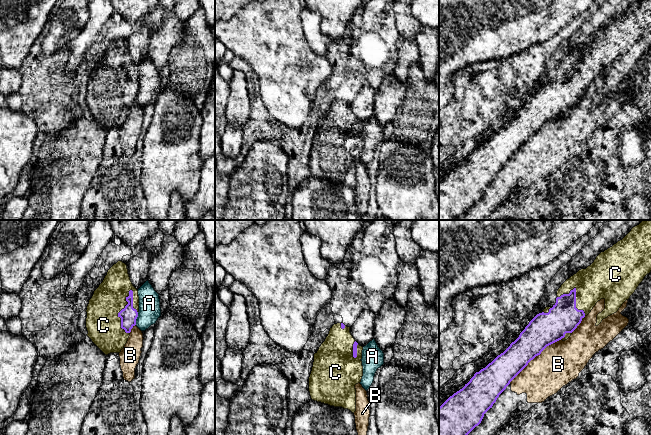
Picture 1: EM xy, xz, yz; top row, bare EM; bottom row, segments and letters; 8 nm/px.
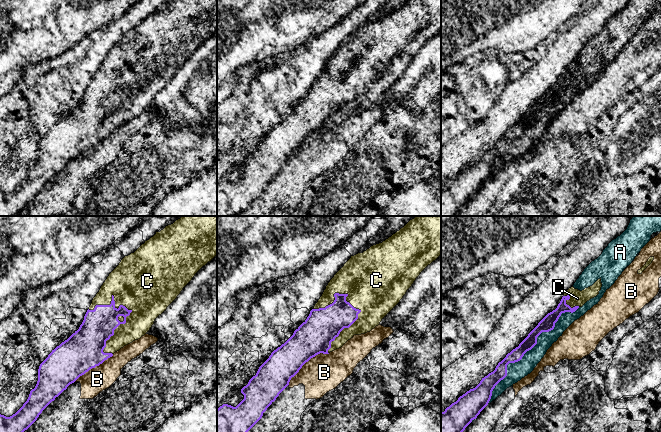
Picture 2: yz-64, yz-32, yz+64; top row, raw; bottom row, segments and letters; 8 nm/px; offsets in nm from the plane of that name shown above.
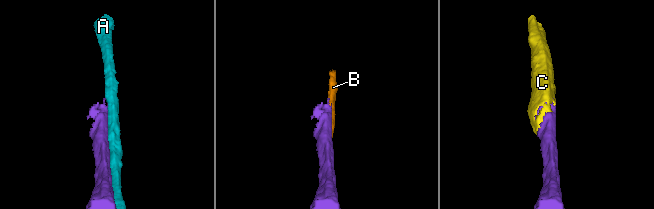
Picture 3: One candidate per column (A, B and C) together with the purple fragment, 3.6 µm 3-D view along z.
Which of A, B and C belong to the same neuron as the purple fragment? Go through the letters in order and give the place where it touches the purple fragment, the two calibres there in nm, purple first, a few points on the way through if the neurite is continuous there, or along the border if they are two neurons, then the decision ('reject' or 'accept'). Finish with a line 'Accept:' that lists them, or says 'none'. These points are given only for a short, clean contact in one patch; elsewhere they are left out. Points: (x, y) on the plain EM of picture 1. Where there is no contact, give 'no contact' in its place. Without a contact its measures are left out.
A: meets purple in xy at (136, 94); 140 nm thick on the purple side, 180 nm on the other; reject
B: meets purple in yz at (534, 133); 260 nm thick on the purple side, 340 nm on the other; reject
C: meets purple in xy at (119, 88); 140 nm thick on the purple side, 280 nm on the other; accept
Accept: C

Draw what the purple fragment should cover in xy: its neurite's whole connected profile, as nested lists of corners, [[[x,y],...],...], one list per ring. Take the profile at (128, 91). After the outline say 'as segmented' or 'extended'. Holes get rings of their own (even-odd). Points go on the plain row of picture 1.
[[[118,37],[107,48],[103,58],[94,67],[87,82],[87,112],[105,130],[120,129],[136,101],[139,88],[138,66],[133,62],[127,41]]]; extended

